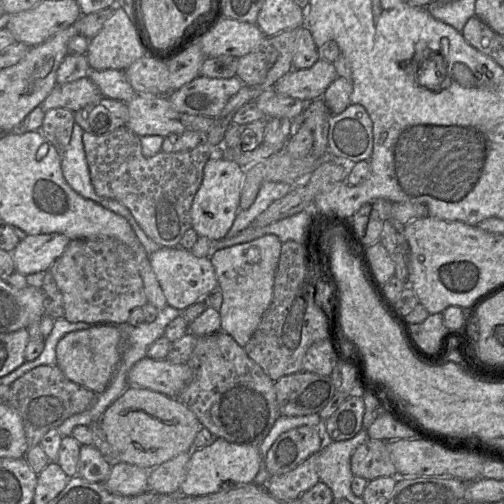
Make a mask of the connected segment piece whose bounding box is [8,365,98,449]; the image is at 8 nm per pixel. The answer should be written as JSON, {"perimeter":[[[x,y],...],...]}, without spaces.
{"perimeter":[[[56,365],[39,366],[10,386],[11,394],[8,405],[14,408],[22,419],[29,449],[39,445],[48,431],[59,428],[73,415],[91,408],[98,395],[70,381]]]}

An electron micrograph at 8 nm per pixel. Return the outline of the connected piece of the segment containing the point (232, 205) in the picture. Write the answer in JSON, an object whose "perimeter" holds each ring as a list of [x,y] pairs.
{"perimeter":[[[221,155],[211,157],[204,167],[203,181],[191,207],[192,228],[199,236],[218,241],[227,235],[240,210],[240,197],[244,186],[246,168]]]}

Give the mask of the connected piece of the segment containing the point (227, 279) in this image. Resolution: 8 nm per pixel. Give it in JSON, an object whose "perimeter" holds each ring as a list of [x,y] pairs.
{"perimeter":[[[268,234],[250,242],[219,249],[210,257],[219,289],[223,293],[219,310],[221,331],[230,335],[241,347],[246,346],[272,301],[282,244],[276,235]]]}

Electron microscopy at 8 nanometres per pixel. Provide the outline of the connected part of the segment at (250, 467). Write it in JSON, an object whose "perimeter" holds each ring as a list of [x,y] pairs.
{"perimeter":[[[216,438],[211,445],[191,451],[186,479],[180,488],[185,496],[205,496],[217,493],[226,486],[252,484],[262,466],[262,456],[258,446],[231,443]]]}

